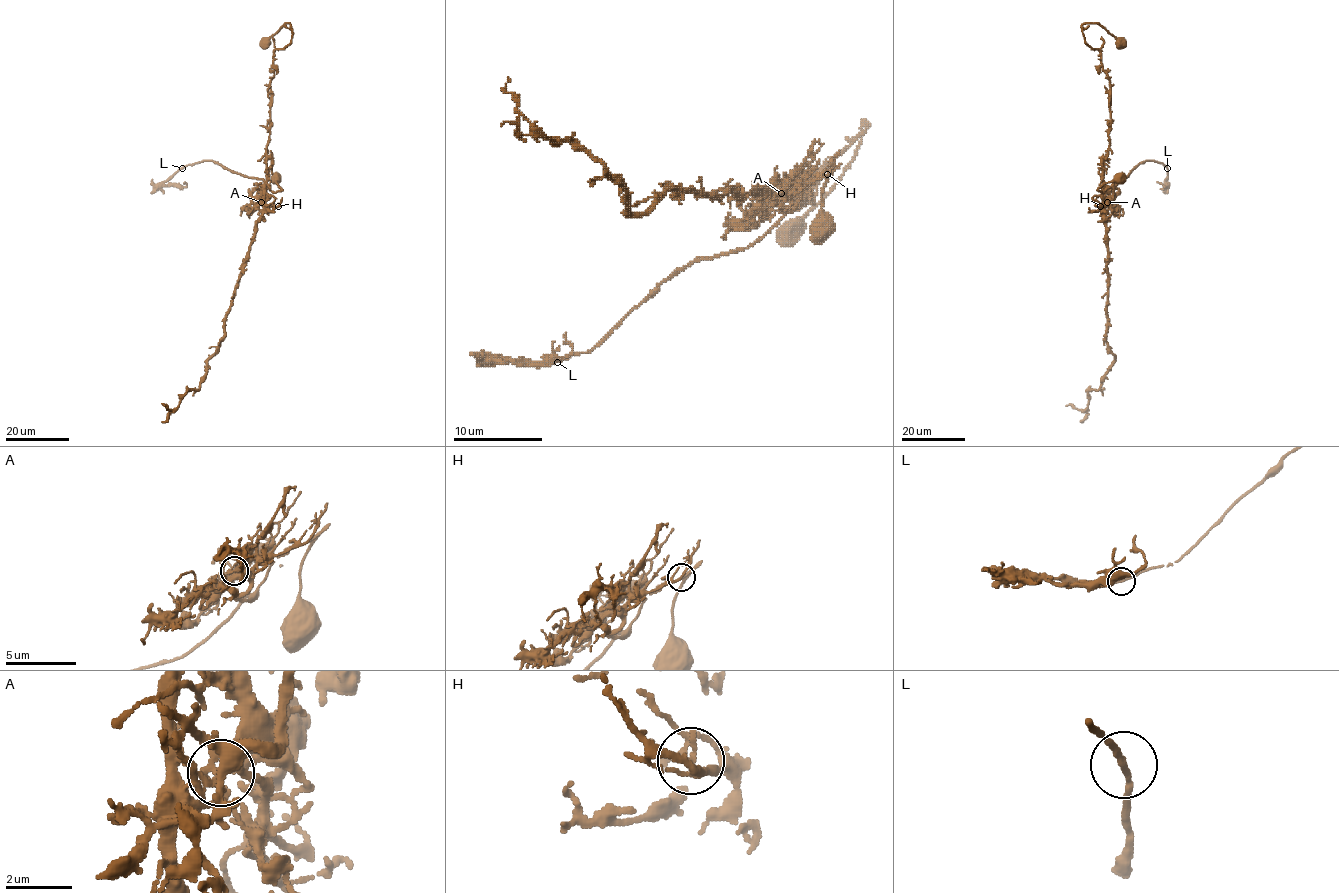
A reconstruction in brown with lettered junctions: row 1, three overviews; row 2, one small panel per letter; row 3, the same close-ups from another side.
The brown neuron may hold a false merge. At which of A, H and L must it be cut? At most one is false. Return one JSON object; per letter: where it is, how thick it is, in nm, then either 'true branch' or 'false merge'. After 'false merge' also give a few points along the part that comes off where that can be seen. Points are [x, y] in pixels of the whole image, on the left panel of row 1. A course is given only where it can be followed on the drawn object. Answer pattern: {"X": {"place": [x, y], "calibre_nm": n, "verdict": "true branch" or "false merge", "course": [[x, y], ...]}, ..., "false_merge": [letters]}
{"A": {"place": [261, 202], "calibre_nm": 180, "verdict": "false merge", "course": [[261, 201], [262, 179], [233, 173], [212, 161], [188, 164], [163, 184], [184, 186], [184, 182]]}, "H": {"place": [278, 206], "calibre_nm": 150, "verdict": "true branch"}, "L": {"place": [182, 168], "calibre_nm": 180, "verdict": "true branch"}, "false_merge": ["A"]}

